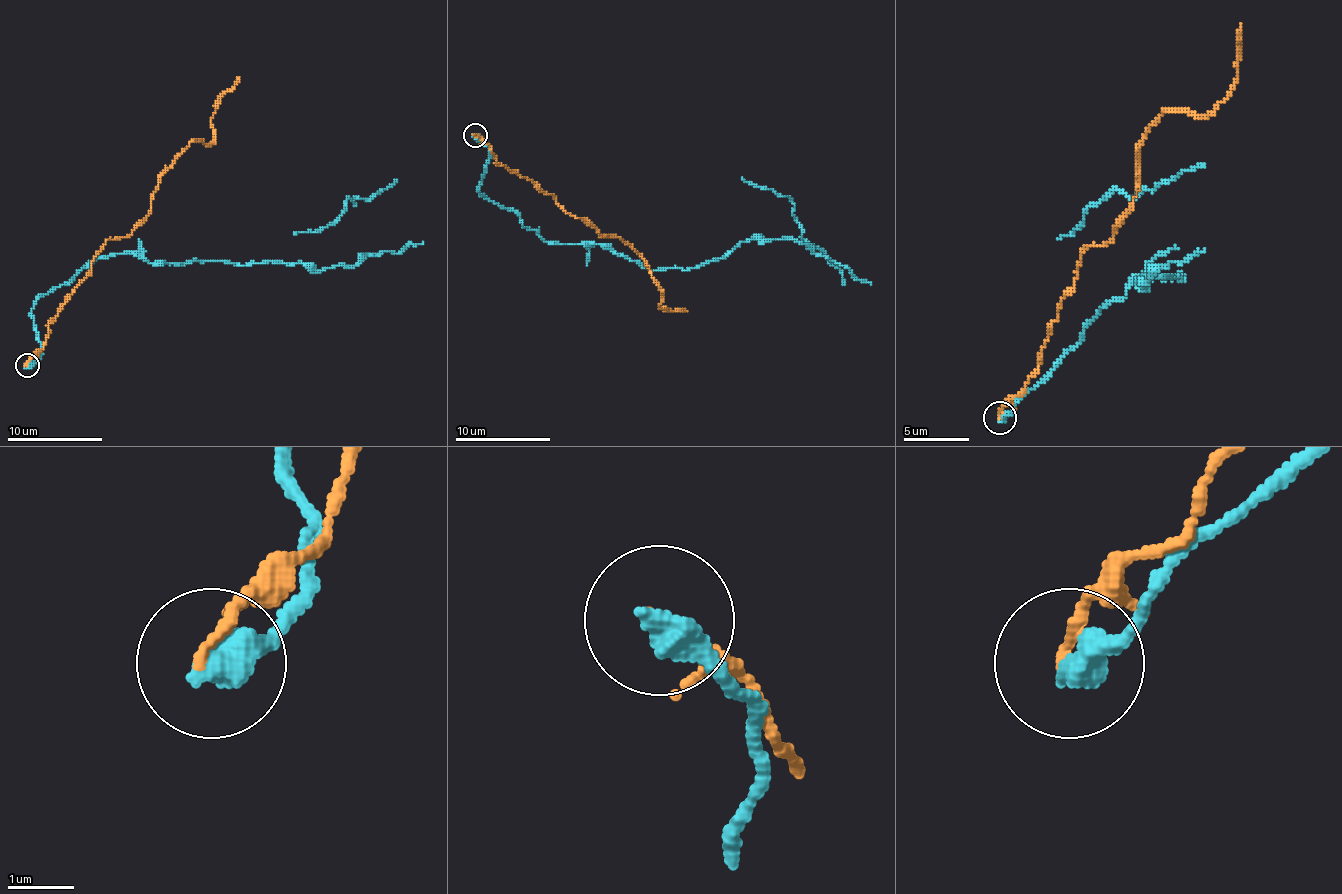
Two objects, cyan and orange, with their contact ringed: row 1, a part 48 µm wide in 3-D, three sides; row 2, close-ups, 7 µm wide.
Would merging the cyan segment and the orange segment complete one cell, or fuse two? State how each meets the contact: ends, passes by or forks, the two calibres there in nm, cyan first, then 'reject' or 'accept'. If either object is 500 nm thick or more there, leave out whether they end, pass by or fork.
cyan ends; orange ends; calibres 480 and 160 nm; reject

